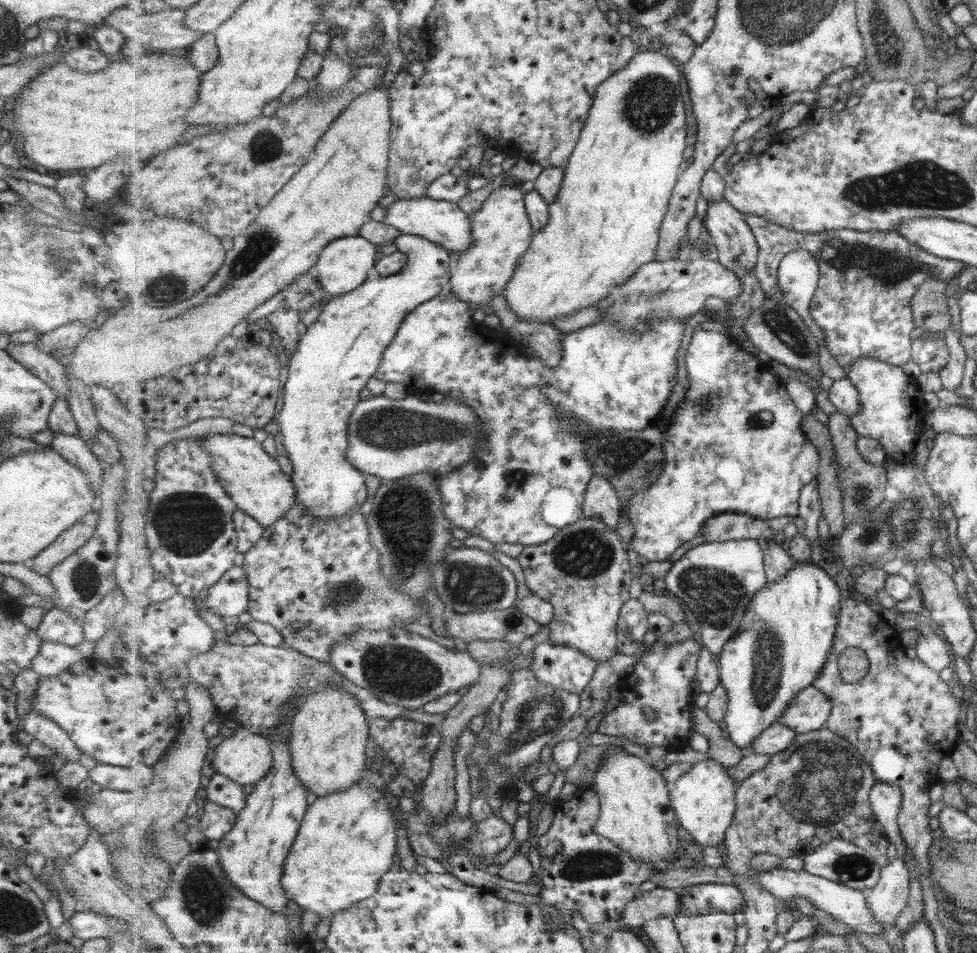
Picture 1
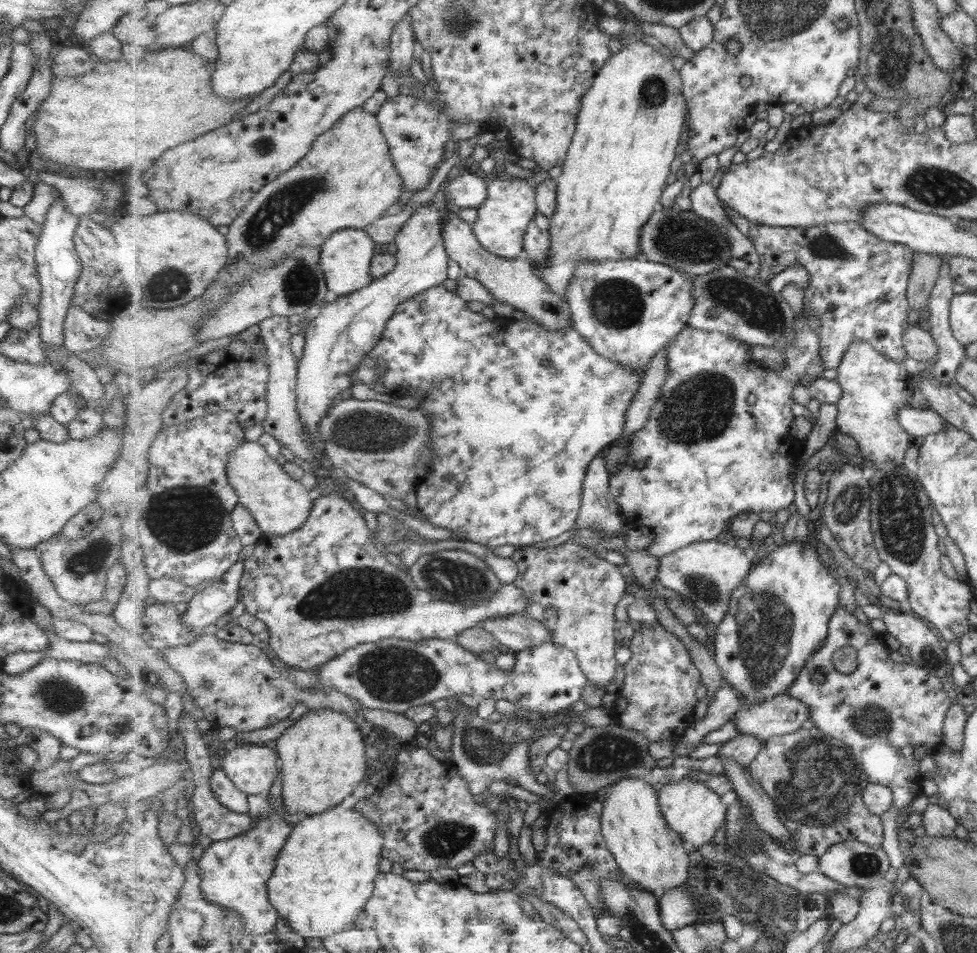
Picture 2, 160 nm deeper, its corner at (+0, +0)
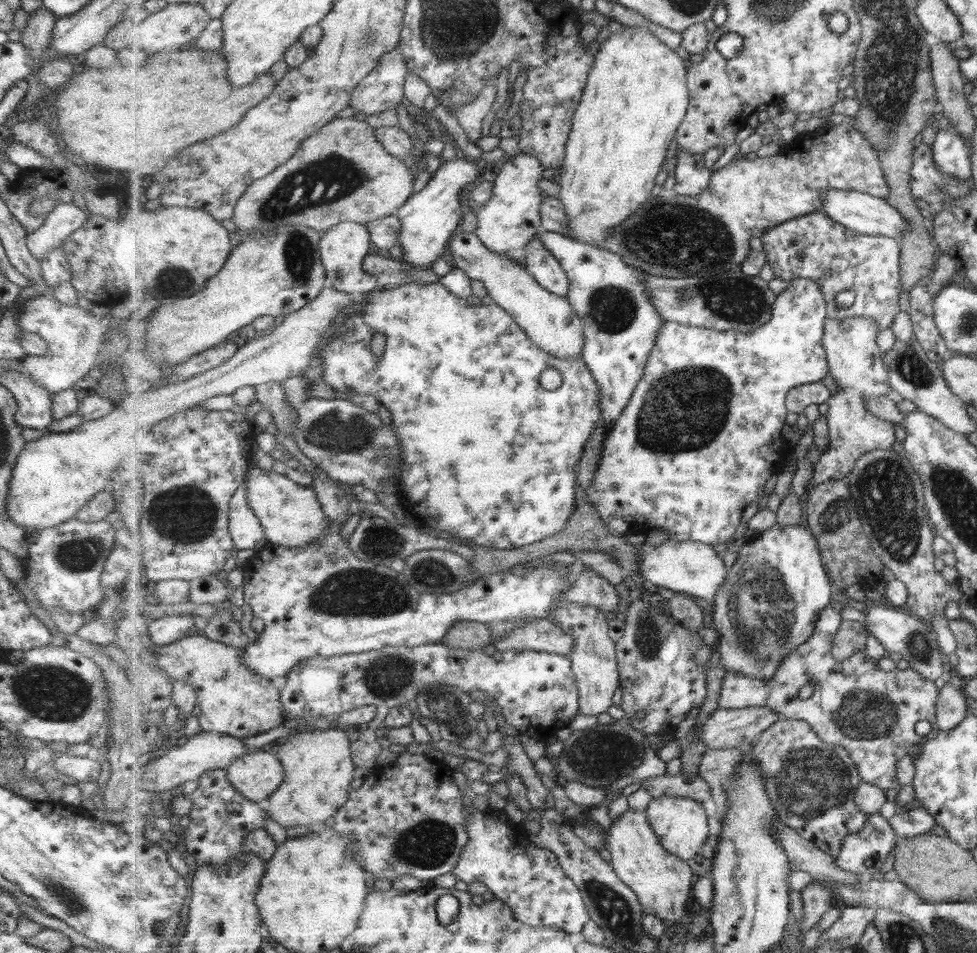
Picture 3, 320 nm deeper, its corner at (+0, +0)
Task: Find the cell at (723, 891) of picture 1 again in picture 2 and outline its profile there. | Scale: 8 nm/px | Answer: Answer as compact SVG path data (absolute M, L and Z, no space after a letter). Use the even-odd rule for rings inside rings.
M682 887L671 888L669 891L666 891L660 898L659 903L664 927L668 928L671 932L687 925L695 924L697 914L701 914L697 901L691 899L691 894L682 890Z

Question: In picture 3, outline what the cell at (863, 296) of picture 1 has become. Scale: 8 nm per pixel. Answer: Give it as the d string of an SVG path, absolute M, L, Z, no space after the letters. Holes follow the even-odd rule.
M824 210L815 211L800 216L769 229L761 237L763 252L773 268L775 278L781 281L795 281L797 279L813 280L818 284L826 300L828 318L841 319L855 317L873 318L880 326L880 330L892 330L895 317L900 313L899 296L904 291L901 275L901 242L887 236L869 236L860 234L839 222L835 222ZM850 290L855 292L856 301L849 308L843 310L837 306L835 298L839 292Z

